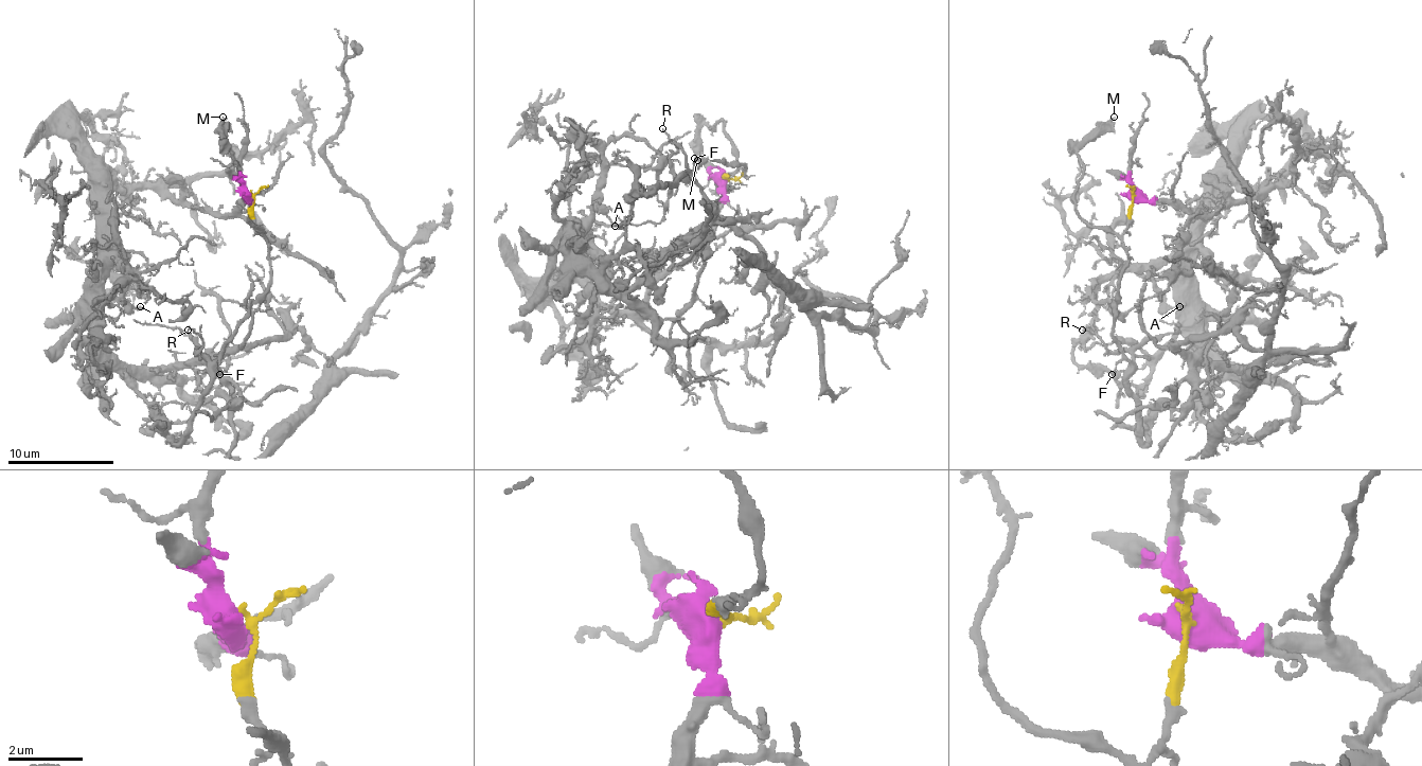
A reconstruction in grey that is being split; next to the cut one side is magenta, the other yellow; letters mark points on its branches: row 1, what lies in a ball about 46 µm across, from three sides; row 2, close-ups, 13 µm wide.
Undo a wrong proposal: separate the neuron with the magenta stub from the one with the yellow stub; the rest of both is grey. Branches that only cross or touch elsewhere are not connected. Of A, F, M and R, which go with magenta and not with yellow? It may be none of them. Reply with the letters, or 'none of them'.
A

